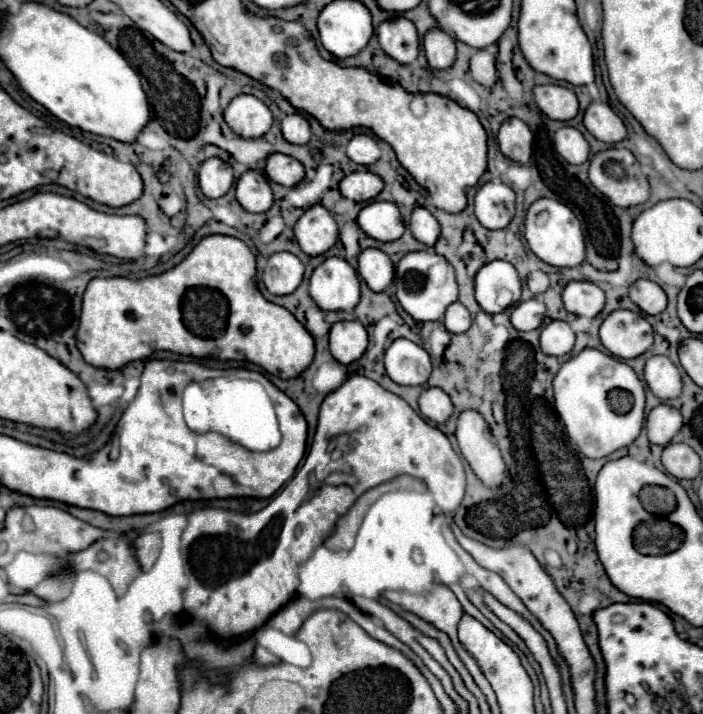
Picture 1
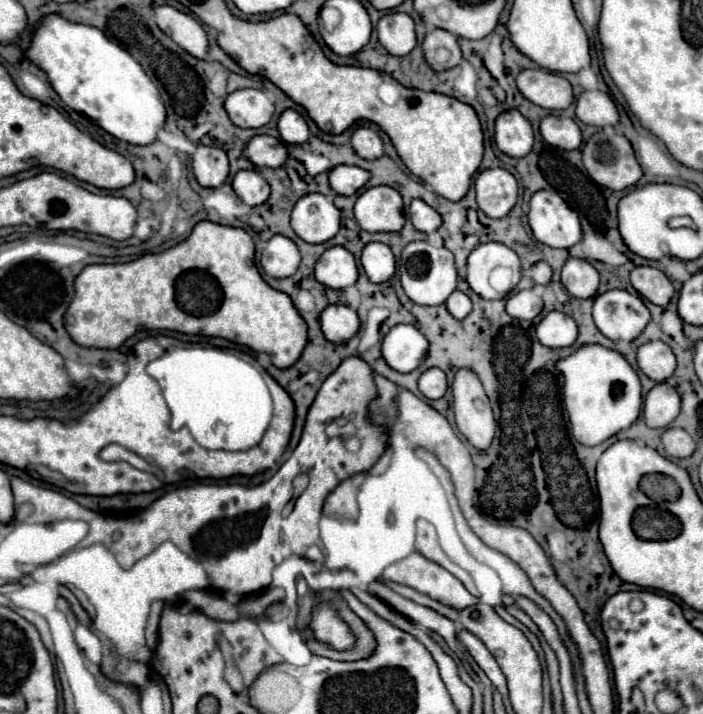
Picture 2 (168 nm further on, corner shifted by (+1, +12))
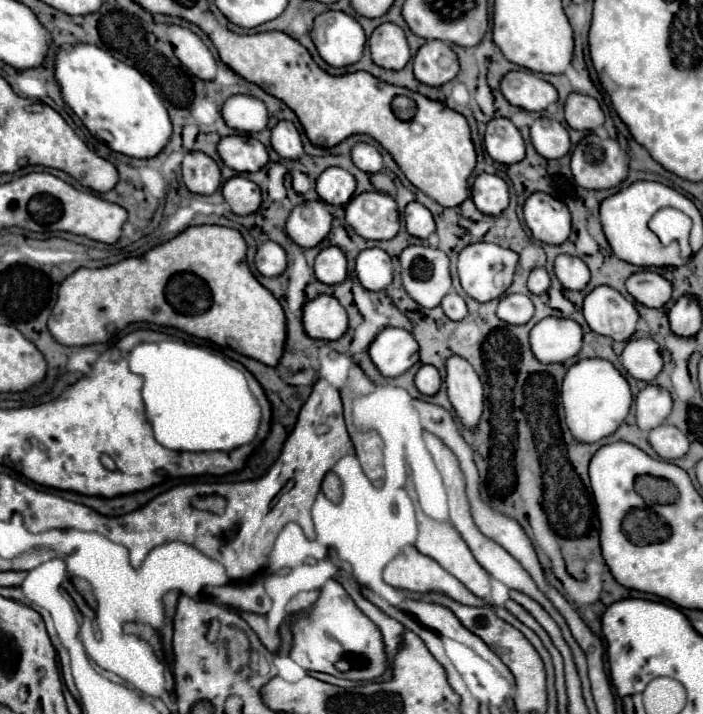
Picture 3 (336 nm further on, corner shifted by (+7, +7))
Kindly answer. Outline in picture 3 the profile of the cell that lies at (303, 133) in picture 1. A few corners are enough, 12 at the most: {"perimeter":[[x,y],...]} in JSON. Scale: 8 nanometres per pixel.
{"perimeter":[[278,121],[272,147],[284,159],[304,155],[300,133],[292,121]]}

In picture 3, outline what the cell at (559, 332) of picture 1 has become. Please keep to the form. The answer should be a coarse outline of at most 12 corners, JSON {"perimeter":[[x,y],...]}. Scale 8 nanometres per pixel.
{"perimeter":[[546,317],[530,331],[542,363],[562,363],[582,347],[572,319]]}

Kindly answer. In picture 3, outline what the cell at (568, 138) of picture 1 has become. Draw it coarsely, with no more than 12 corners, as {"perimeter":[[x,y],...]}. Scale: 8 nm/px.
{"perimeter":[[538,117],[530,141],[546,159],[560,159],[572,147],[566,127]]}

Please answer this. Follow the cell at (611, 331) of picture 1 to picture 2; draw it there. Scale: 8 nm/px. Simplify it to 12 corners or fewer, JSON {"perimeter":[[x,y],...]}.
{"perimeter":[[626,290],[594,298],[594,324],[632,342],[650,322],[642,298]]}

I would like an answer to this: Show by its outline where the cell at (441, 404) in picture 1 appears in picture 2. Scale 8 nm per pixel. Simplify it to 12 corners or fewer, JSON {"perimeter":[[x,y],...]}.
{"perimeter":[[428,368],[418,388],[428,400],[438,400],[448,388],[440,368]]}

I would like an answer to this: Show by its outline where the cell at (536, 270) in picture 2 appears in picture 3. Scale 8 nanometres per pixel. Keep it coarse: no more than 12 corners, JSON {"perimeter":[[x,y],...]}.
{"perimeter":[[544,267],[532,269],[528,289],[538,295],[550,285]]}

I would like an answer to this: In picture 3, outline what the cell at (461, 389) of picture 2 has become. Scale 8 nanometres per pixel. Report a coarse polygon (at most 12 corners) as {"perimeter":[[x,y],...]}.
{"perimeter":[[462,357],[446,361],[456,419],[478,431],[484,389]]}

